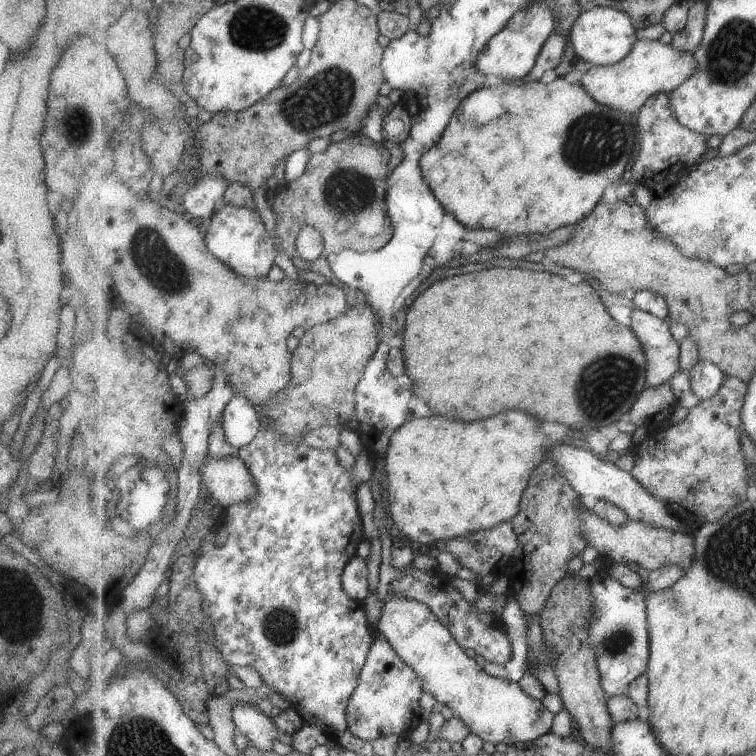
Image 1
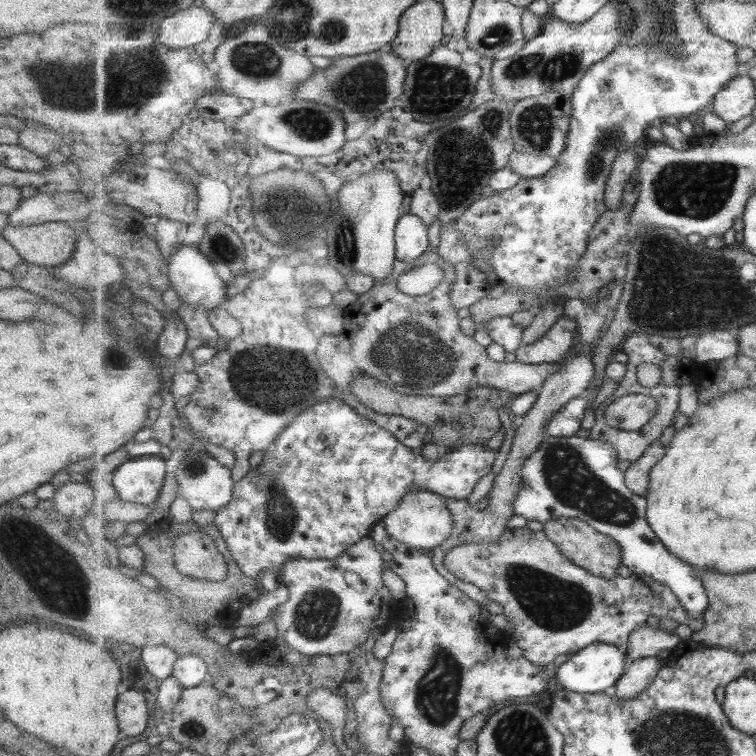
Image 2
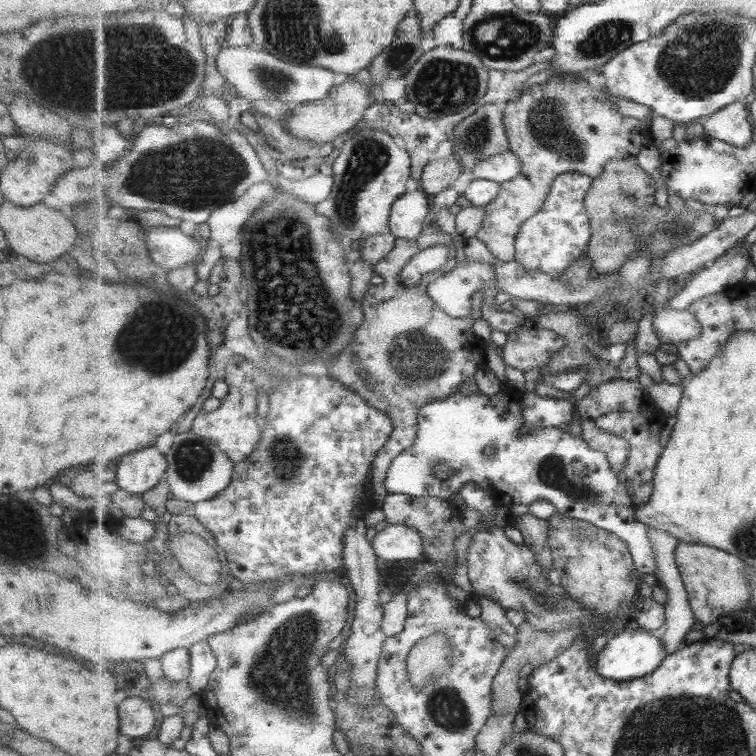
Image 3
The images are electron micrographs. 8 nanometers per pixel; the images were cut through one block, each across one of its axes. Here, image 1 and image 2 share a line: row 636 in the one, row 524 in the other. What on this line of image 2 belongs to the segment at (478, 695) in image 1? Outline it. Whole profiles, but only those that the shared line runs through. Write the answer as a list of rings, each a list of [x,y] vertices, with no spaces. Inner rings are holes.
[[[431,492],[407,493],[402,503],[387,515],[383,522],[395,539],[403,541],[411,548],[421,550],[437,548],[449,540],[455,528],[455,521],[448,502],[440,494]]]

